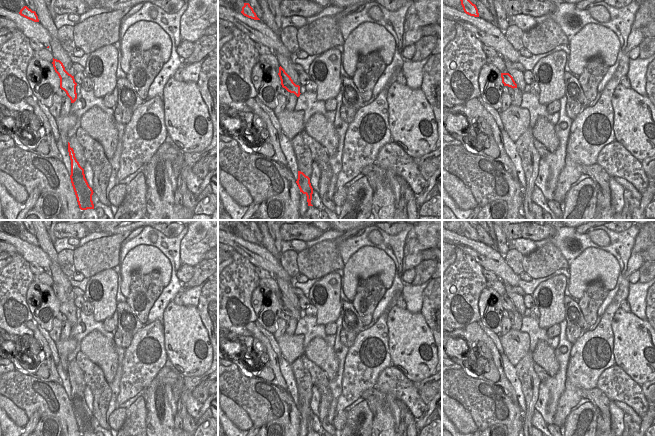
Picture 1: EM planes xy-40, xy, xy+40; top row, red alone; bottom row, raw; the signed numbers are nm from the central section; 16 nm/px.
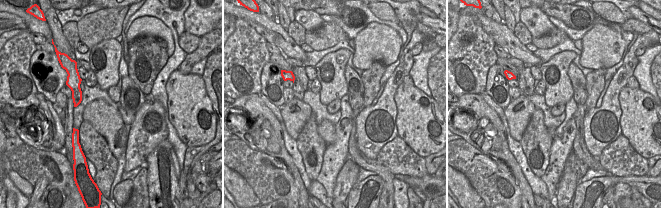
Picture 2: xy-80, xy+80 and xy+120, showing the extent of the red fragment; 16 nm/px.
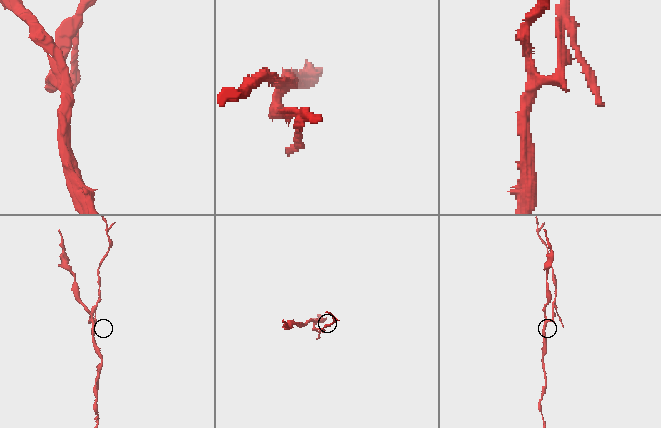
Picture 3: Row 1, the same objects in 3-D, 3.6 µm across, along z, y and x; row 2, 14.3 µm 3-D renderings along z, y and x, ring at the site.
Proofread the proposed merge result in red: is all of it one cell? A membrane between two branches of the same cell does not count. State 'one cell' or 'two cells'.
two cells

